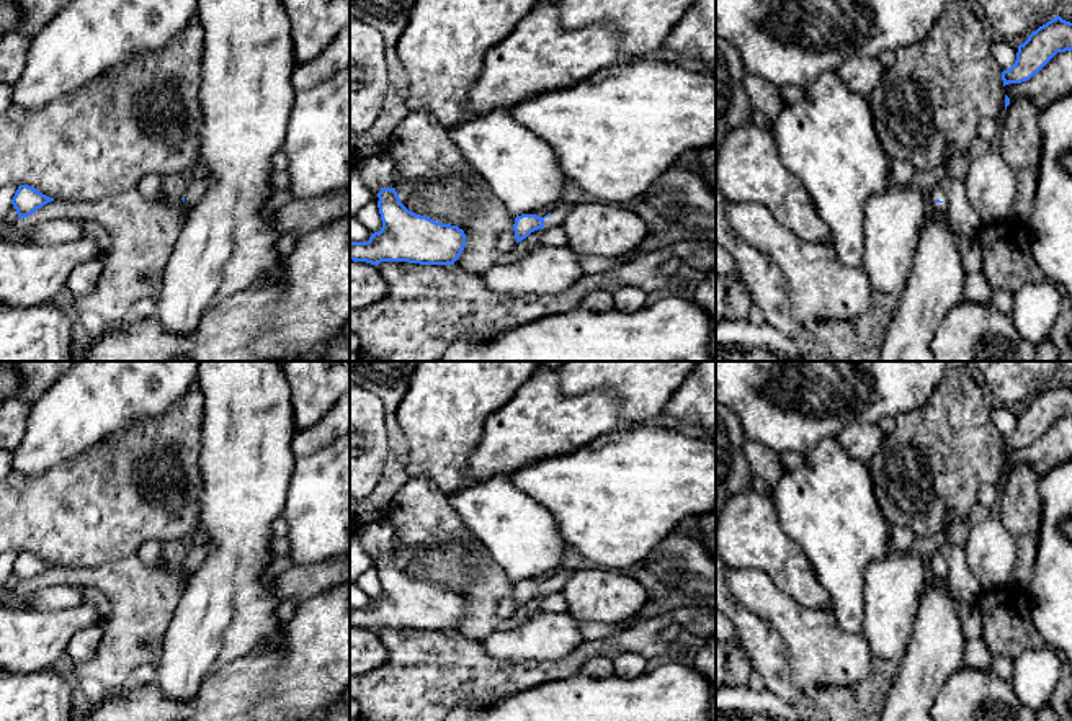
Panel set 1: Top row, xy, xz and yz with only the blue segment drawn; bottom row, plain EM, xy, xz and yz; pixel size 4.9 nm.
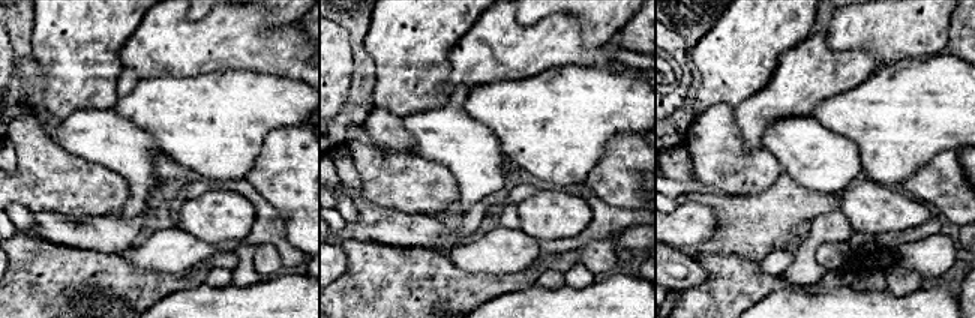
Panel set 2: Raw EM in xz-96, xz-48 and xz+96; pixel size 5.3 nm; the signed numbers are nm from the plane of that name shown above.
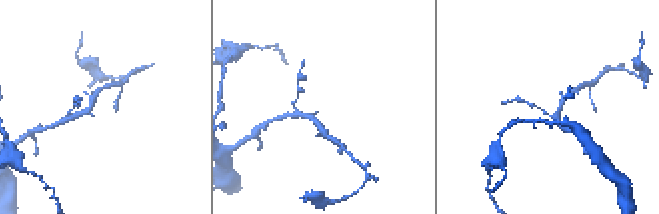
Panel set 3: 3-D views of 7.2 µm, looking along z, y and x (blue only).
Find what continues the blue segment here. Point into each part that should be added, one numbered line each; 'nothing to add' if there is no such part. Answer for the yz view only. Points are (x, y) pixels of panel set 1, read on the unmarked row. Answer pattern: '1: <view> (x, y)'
1: yz (937, 558)

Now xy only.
1: xy (195, 556)

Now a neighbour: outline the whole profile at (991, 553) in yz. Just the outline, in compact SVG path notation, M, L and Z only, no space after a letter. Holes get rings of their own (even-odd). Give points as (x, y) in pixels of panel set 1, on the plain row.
M989 515L984 522L971 525L964 549L969 569L979 579L982 590L1012 582L1016 546L1000 517Z

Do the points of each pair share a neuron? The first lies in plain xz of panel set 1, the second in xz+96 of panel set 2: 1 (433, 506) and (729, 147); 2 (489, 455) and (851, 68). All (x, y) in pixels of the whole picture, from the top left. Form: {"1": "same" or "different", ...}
{"1": "same", "2": "same"}

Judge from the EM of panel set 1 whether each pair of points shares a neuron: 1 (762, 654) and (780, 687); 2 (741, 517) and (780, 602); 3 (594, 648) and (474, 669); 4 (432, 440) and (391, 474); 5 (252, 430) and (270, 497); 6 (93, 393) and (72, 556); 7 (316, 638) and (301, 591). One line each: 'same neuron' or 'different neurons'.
1: same neuron
2: different neurons
3: same neuron
4: different neurons
5: same neuron
6: different neurons
7: different neurons

